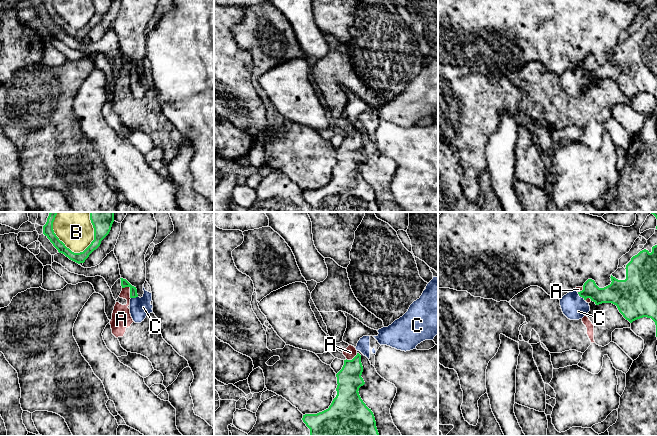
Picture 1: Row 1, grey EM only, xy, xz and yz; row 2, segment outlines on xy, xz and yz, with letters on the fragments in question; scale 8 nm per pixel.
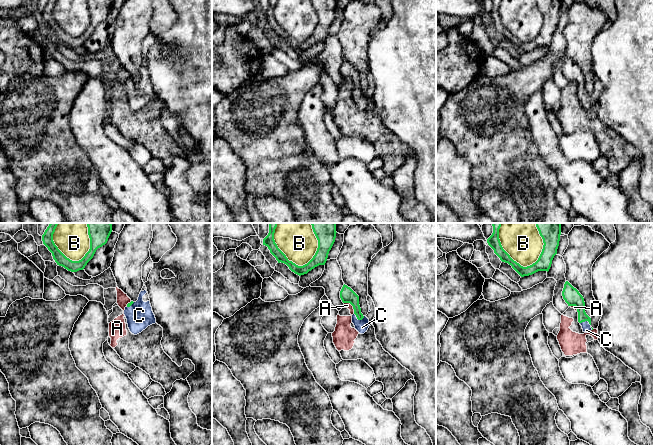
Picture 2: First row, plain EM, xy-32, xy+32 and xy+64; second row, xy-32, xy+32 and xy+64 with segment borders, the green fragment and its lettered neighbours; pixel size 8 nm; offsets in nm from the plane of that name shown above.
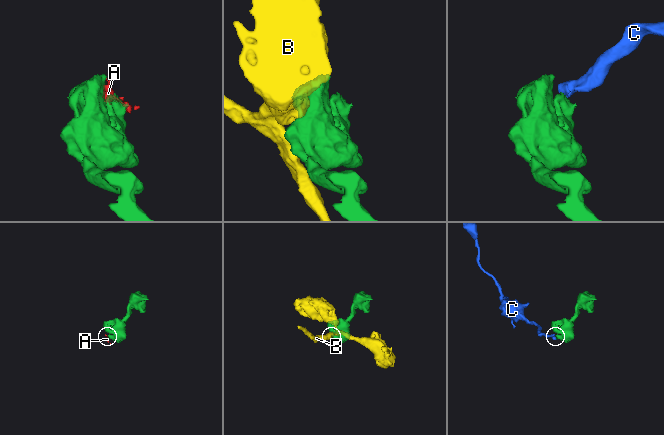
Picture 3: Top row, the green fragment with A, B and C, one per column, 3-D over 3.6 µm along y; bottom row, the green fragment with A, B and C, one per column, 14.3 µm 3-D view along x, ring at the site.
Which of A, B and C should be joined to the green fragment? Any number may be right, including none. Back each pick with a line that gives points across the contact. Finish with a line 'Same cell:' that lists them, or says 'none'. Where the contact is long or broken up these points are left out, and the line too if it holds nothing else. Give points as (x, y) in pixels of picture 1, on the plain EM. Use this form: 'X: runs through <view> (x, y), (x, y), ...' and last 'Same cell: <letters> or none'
C: runs through yz (610, 70), (580, 72), (574, 78), (574, 83)
Same cell: C

